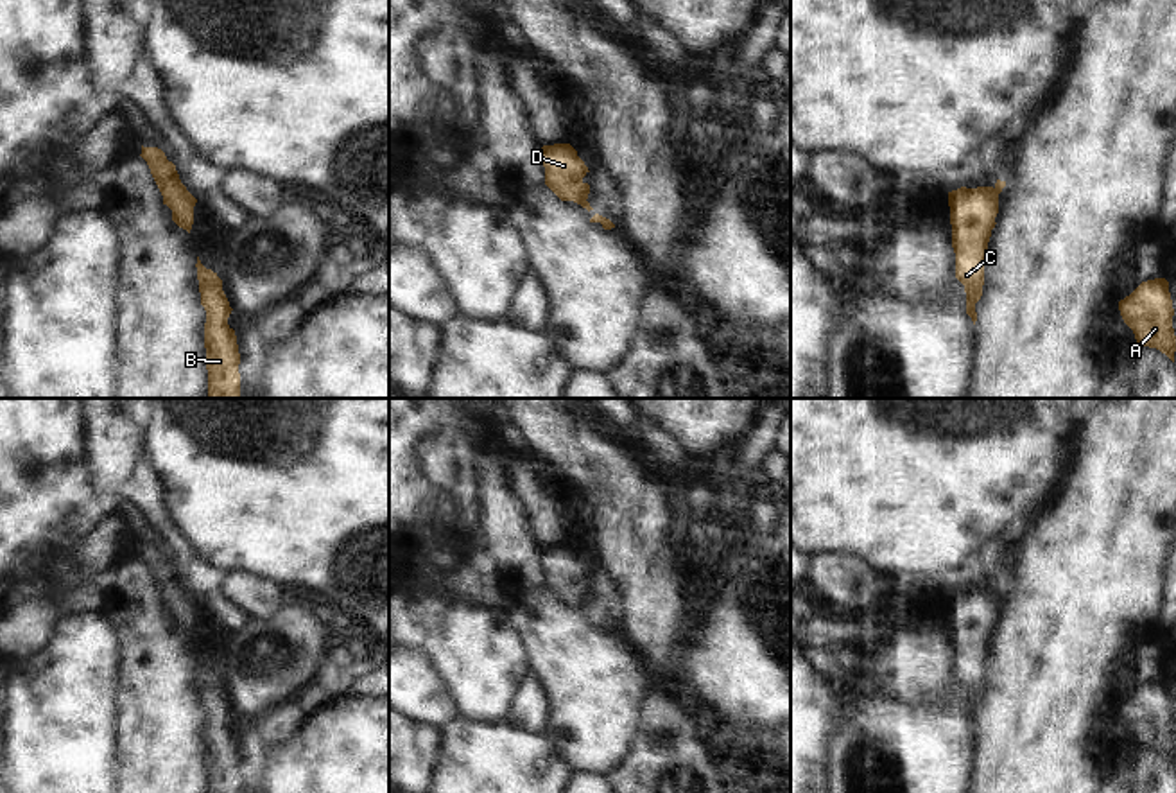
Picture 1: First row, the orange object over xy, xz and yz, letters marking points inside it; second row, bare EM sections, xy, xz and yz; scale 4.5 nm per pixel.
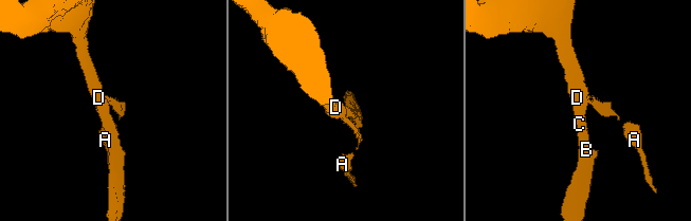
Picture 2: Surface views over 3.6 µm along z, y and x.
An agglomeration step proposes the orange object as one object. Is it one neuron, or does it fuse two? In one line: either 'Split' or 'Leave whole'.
Split

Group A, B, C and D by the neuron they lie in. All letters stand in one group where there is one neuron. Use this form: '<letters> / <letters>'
A / B C D

